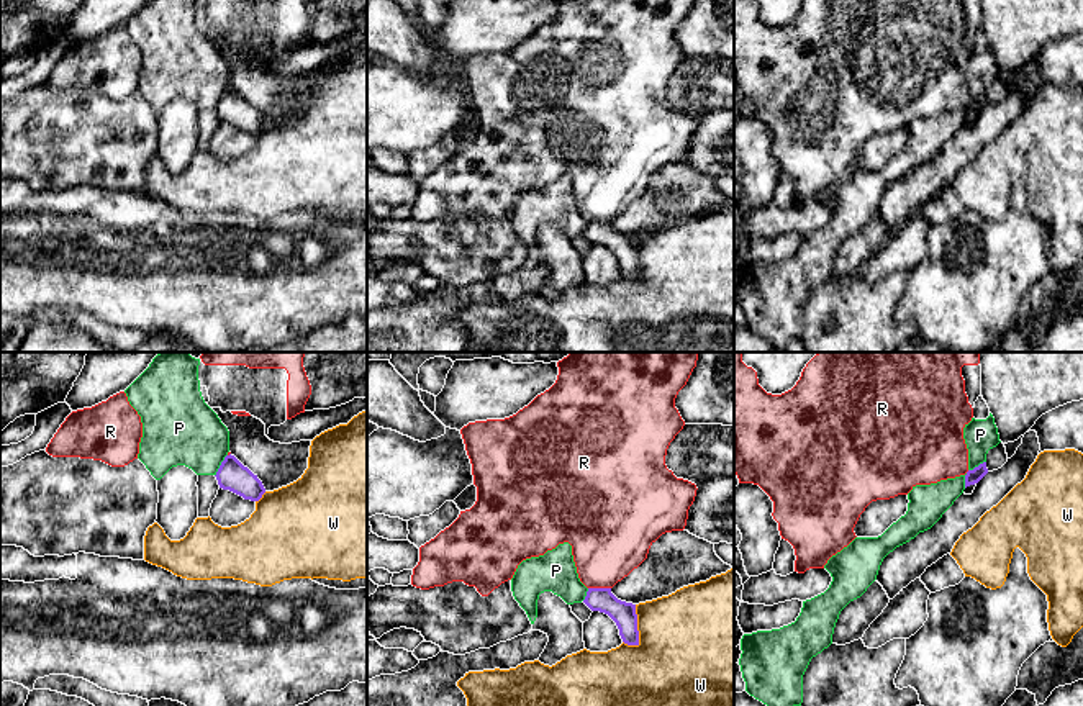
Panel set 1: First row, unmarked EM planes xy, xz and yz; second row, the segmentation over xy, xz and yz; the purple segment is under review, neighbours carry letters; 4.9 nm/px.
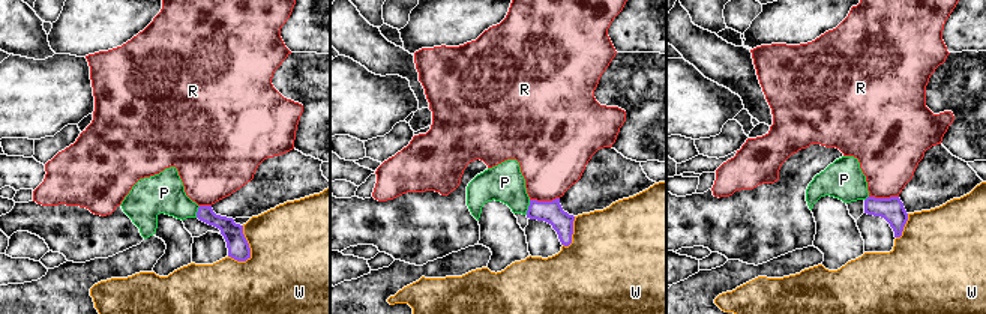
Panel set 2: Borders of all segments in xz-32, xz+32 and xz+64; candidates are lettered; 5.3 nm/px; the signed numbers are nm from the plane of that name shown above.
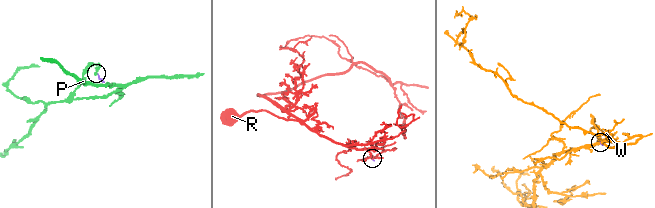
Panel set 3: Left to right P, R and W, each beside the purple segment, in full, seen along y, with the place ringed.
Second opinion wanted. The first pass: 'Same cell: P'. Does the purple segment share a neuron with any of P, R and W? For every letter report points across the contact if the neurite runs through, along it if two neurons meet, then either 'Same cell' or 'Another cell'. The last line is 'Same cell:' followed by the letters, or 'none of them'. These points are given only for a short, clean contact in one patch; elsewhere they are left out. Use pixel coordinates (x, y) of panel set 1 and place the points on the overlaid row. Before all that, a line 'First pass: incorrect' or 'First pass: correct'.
First pass: incorrect
P: Boundary: xy (226, 454), (215, 475). Another cell
R: Boundary: xz (589, 587), (610, 588). Another cell
W: Another cell
Same cell: none of them

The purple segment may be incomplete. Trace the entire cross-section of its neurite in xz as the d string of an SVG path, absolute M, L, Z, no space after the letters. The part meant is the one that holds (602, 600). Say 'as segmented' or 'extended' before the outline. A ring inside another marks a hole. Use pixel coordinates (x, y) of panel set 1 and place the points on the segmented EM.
as segmented; M588 588L583 603L591 611L608 614L616 622L624 644L639 645L636 604L618 600L611 588Z

